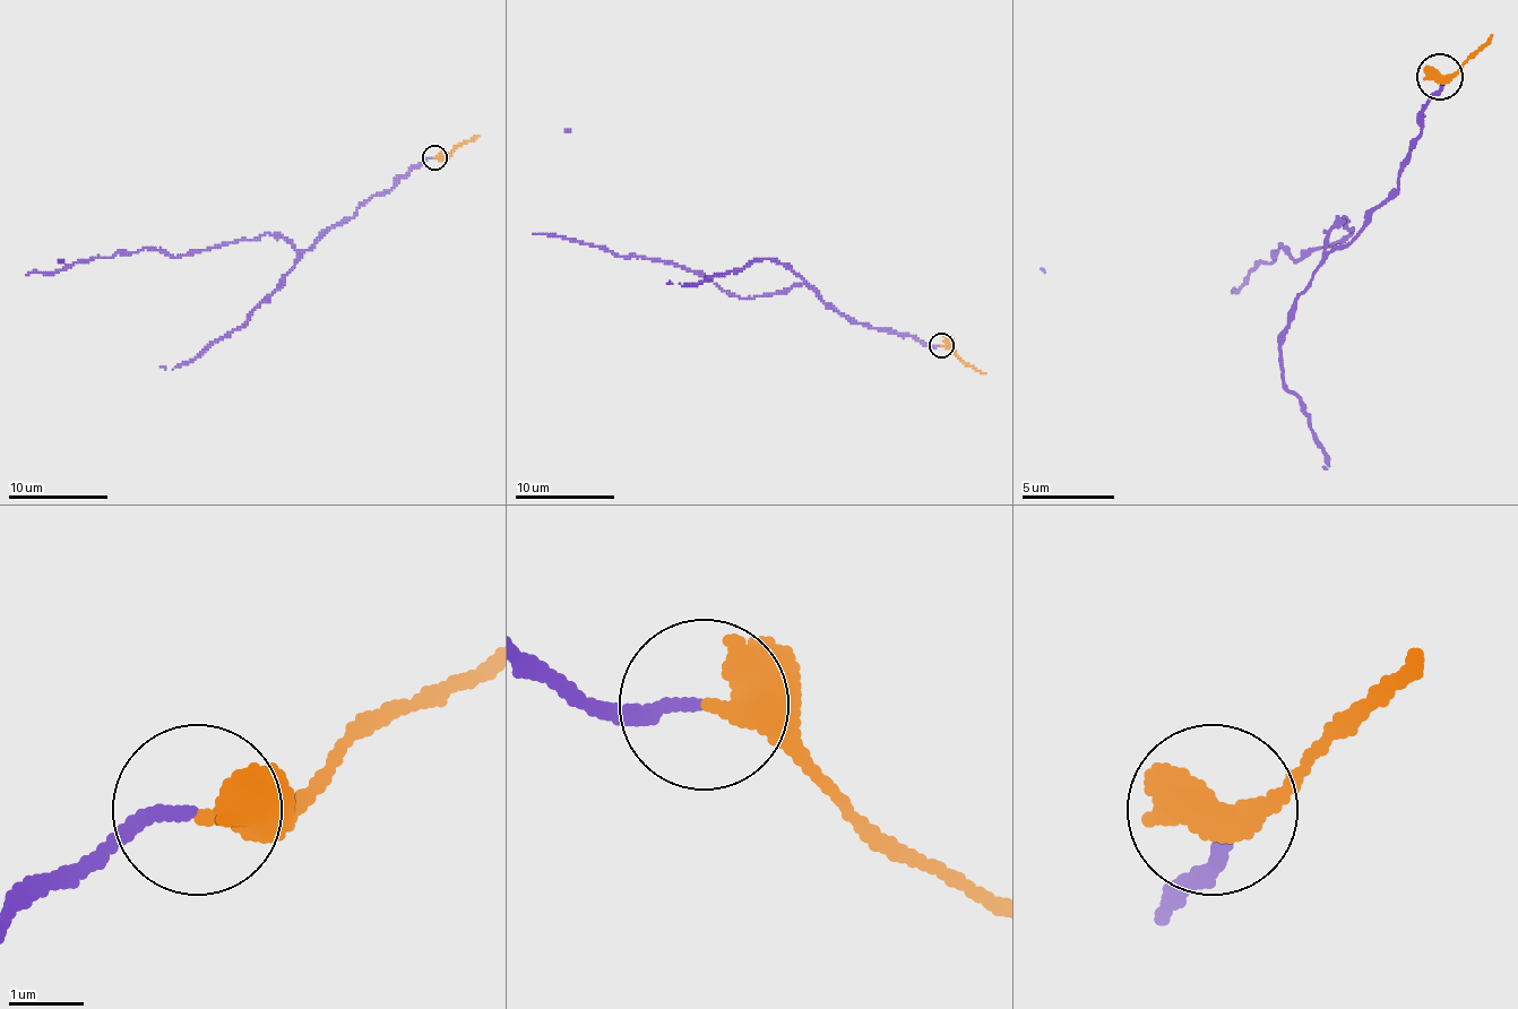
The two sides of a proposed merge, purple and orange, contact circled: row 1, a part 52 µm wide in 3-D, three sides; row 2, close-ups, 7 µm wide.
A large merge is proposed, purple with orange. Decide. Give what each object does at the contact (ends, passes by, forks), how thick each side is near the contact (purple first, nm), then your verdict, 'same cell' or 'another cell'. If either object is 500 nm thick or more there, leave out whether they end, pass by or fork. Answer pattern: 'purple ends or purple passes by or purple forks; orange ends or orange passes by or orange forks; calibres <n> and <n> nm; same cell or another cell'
purple ends; orange passes by; calibres 170 and 300 nm; same cell

